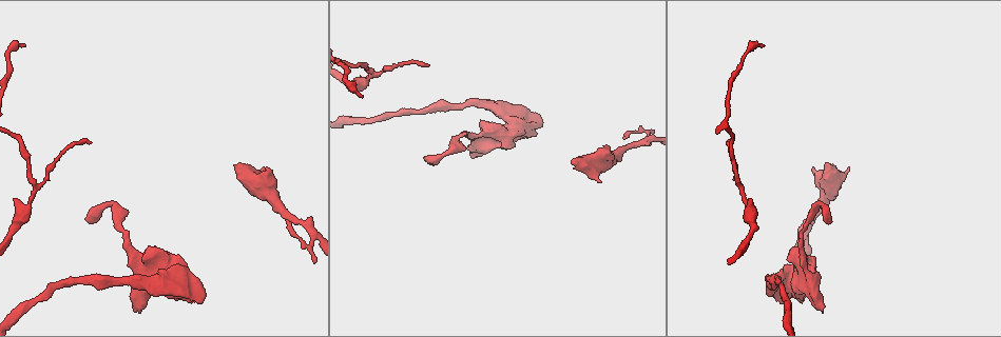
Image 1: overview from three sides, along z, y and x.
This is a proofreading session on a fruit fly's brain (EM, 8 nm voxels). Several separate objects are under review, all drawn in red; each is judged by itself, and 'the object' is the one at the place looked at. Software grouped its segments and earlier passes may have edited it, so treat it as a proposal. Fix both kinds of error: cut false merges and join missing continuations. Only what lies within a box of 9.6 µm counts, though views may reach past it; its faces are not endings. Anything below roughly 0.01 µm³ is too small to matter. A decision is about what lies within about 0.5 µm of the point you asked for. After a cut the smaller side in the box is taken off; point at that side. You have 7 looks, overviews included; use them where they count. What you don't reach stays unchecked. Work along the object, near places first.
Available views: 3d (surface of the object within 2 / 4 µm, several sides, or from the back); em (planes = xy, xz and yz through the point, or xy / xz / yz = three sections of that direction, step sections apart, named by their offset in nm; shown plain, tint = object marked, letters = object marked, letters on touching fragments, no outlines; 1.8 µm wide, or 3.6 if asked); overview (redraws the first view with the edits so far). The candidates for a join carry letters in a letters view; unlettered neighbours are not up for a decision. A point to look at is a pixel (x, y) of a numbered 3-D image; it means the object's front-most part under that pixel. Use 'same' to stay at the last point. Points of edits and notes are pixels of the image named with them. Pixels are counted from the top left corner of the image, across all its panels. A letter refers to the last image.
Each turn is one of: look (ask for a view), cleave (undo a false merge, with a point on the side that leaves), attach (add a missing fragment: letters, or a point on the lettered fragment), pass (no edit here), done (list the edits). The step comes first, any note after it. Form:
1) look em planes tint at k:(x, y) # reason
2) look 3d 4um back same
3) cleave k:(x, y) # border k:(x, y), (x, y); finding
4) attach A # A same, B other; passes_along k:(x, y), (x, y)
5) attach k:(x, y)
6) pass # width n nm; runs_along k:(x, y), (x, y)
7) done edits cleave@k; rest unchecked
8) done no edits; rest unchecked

look 3d 4um at 1:(362, 95) # tapers out

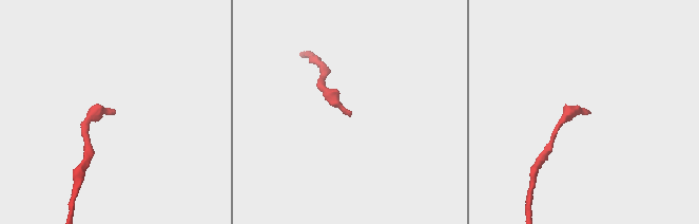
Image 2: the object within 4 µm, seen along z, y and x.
look em yz step 16 tint at 2:(113, 112) # shape alone is not enough

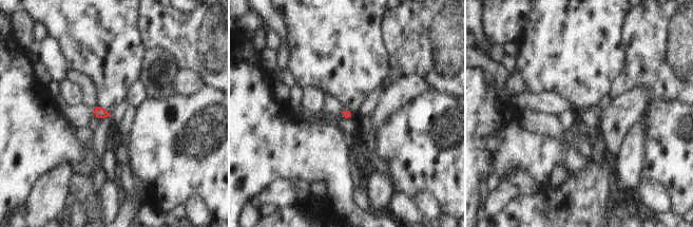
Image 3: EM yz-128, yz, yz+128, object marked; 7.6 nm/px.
look em planes letters same # cut it another way

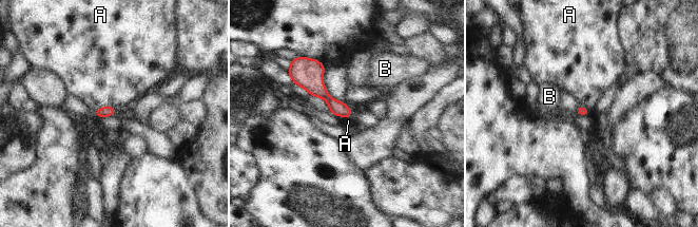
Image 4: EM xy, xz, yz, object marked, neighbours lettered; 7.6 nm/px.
pass # width 80 nm; A other, B other; border 4:(115, 107), (100, 107), (94, 112); no lettered fragment goes on from it

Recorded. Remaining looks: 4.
look em xy step 16 tint at 1:(427, 159) # an open end

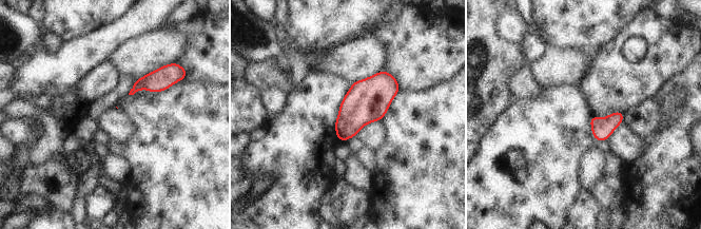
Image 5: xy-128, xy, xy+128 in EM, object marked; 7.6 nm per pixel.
look em planes letters same # cut it another way

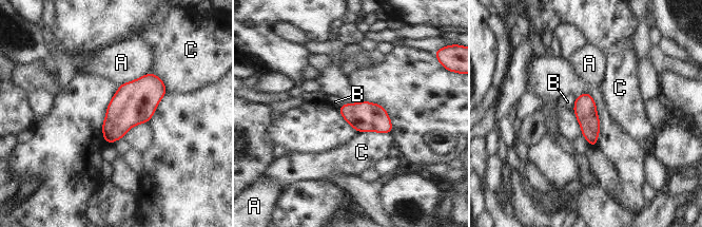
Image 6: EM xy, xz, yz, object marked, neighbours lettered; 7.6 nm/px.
pass # width 170 nm; longest_contact C 260 nm; A other, B other, C other; none of them fits

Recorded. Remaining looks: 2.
look 3d 2um at 1:(828, 166) # branch stops here

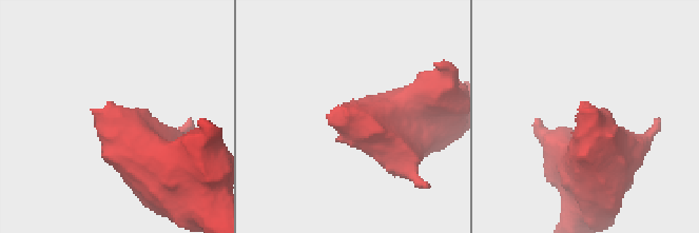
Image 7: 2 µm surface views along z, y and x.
look em yz step 4 letters at 7:(586, 109) # shape alone is not enough

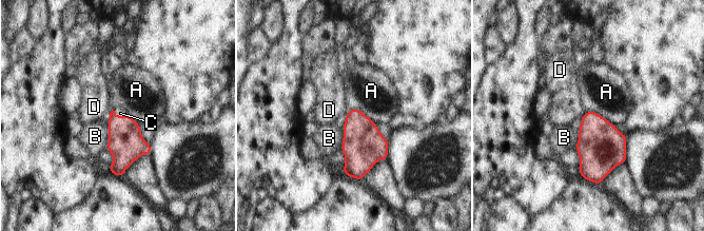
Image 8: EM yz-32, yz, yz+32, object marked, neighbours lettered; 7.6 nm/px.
attach C # width 240 nm; A other, B other, C same, D other; passes_along 8:(125, 143), (119, 117), (119, 112); it goes on there

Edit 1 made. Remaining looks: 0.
done edits attach@8; rest unchecked

